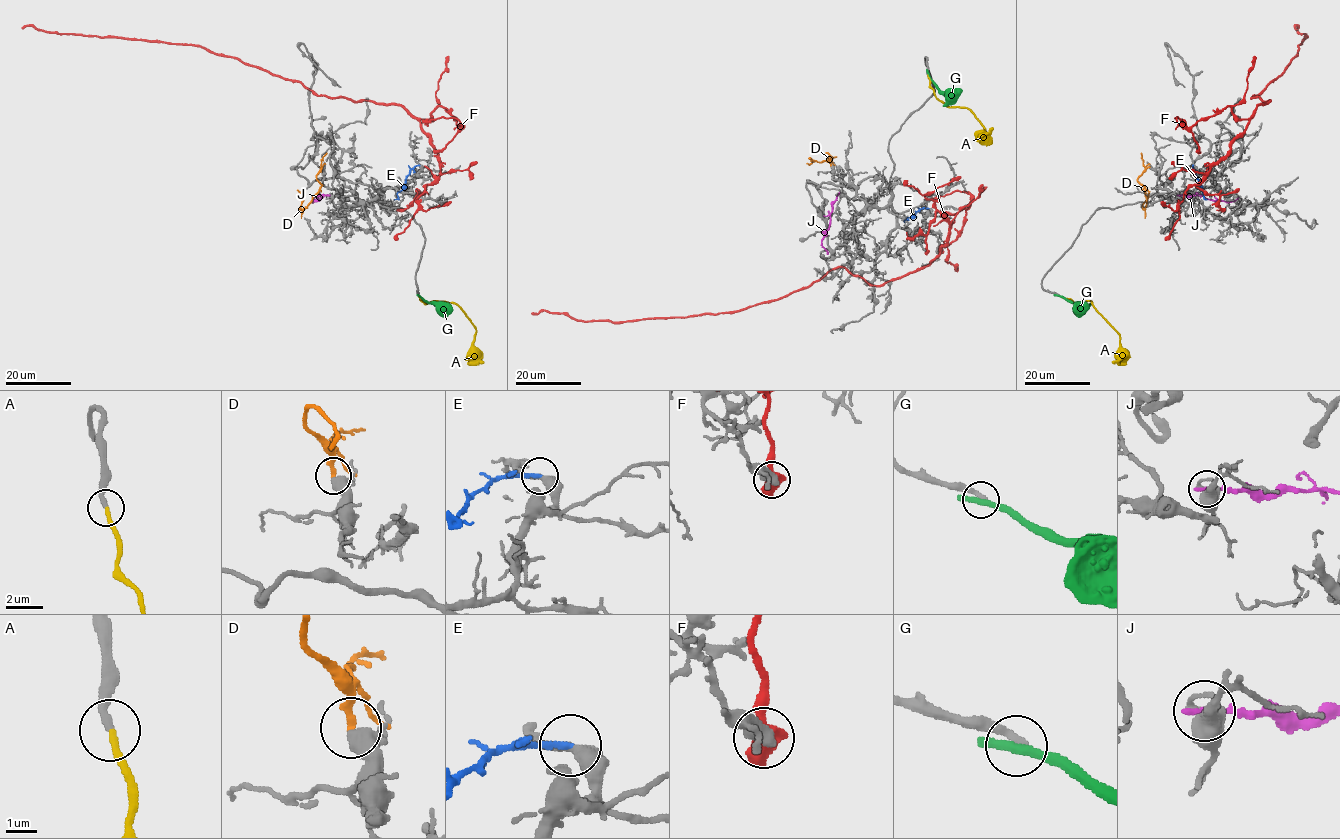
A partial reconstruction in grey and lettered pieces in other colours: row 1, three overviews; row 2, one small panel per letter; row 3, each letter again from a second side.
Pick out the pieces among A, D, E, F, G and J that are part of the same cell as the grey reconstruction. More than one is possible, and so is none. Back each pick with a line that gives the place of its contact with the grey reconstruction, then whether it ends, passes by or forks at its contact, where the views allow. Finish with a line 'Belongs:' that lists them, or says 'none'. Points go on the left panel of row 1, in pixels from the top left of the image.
A: meets grey at (418, 295); it ends there
Belongs: A

